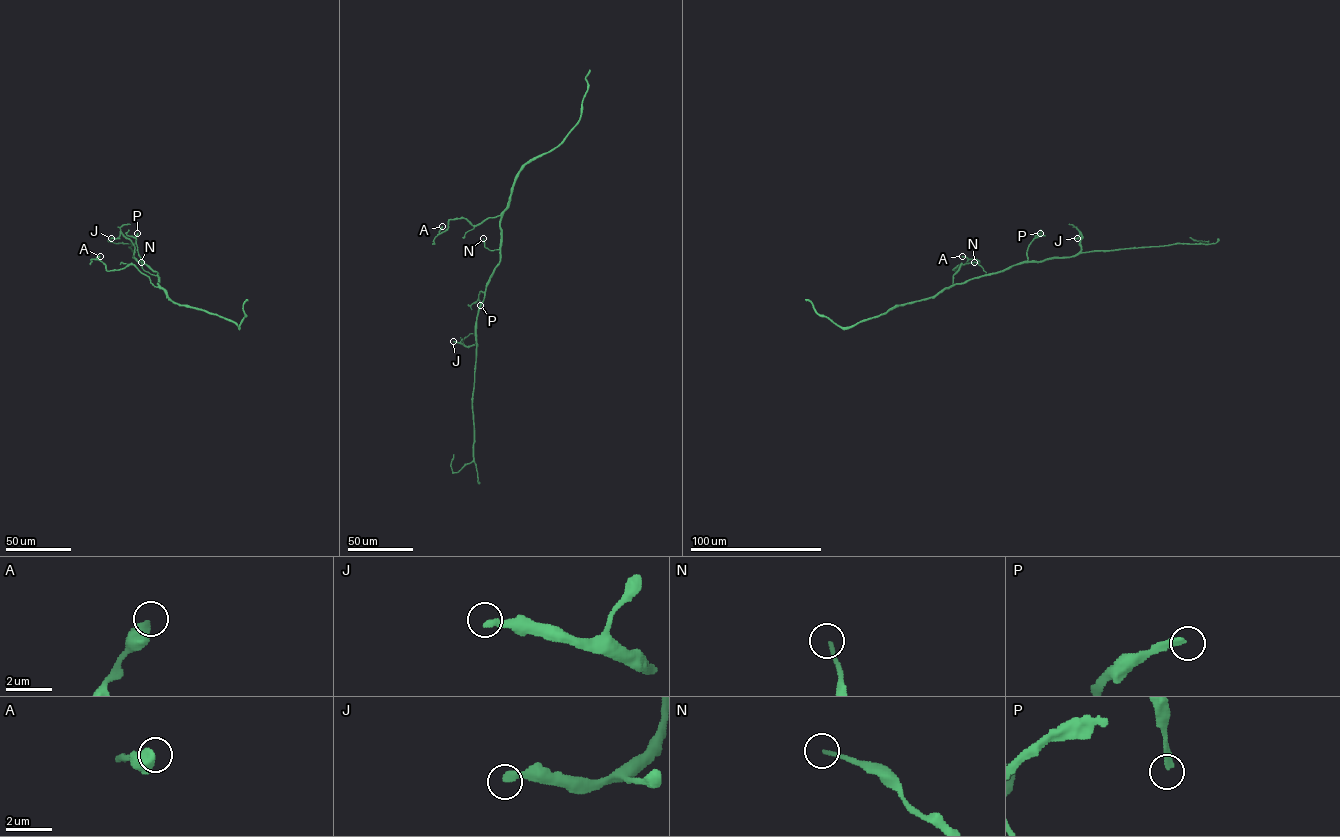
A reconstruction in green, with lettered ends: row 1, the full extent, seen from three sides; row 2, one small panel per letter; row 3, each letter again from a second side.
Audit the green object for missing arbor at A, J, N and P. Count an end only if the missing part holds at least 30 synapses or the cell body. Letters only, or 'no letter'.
J

